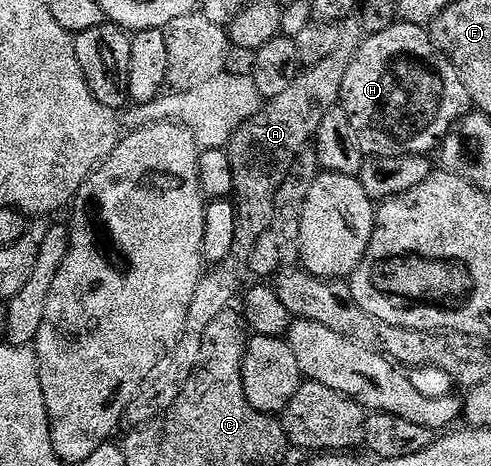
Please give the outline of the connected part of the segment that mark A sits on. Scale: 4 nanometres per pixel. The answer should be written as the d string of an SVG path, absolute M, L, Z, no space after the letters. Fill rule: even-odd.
M358 16L348 17L342 22L342 27L341 43L333 55L321 59L321 63L304 68L293 79L293 83L281 91L281 95L270 98L259 113L253 115L253 119L246 121L231 136L226 151L229 167L233 167L233 200L237 211L237 232L233 235L233 248L229 255L225 255L225 259L221 259L219 265L200 277L193 291L193 299L189 302L189 311L185 315L185 327L181 327L181 339L177 339L175 346L160 359L157 367L145 375L145 383L137 387L133 403L125 407L124 426L158 422L171 405L177 403L177 395L181 395L189 375L197 367L197 359L201 359L201 339L205 339L205 330L213 323L213 319L217 319L217 315L221 315L221 311L232 308L240 294L248 288L253 277L249 258L253 255L257 239L272 232L275 200L277 191L281 191L281 179L285 179L299 152L312 144L317 127L321 127L321 119L325 119L325 111L340 104L345 71L349 71L349 63L353 63L357 51L364 43L363 24L359 22Z

